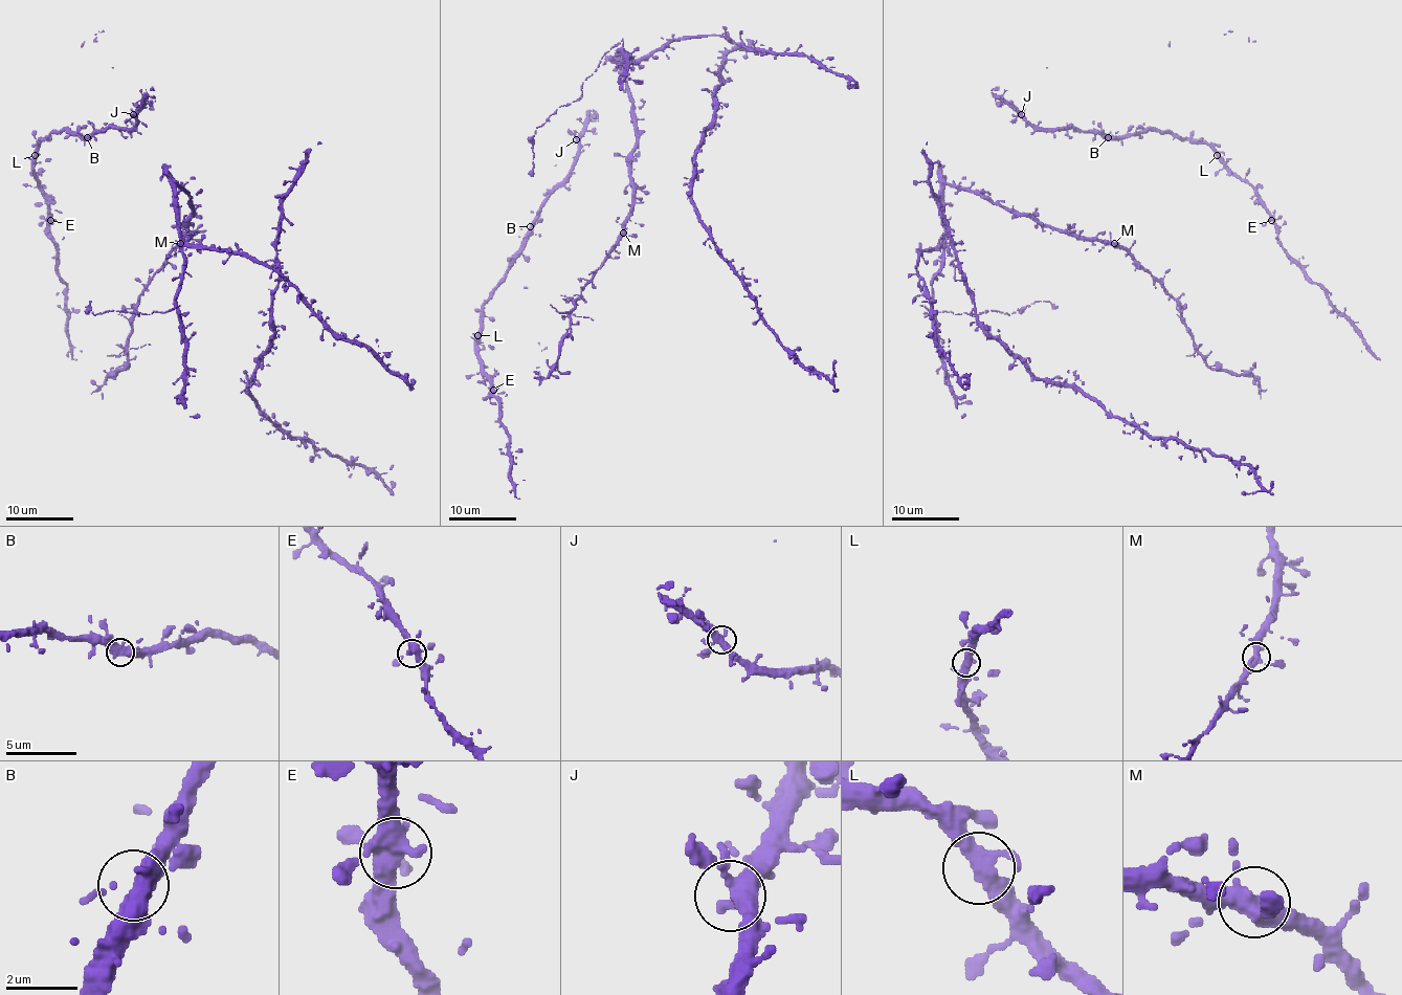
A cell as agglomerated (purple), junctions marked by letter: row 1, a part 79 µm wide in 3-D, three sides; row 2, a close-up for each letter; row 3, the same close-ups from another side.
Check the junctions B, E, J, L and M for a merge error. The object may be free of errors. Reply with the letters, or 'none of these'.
none of these

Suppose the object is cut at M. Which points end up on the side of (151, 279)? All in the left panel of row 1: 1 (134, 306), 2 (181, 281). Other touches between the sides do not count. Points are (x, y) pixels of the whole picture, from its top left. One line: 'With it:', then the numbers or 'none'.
With it: 1

